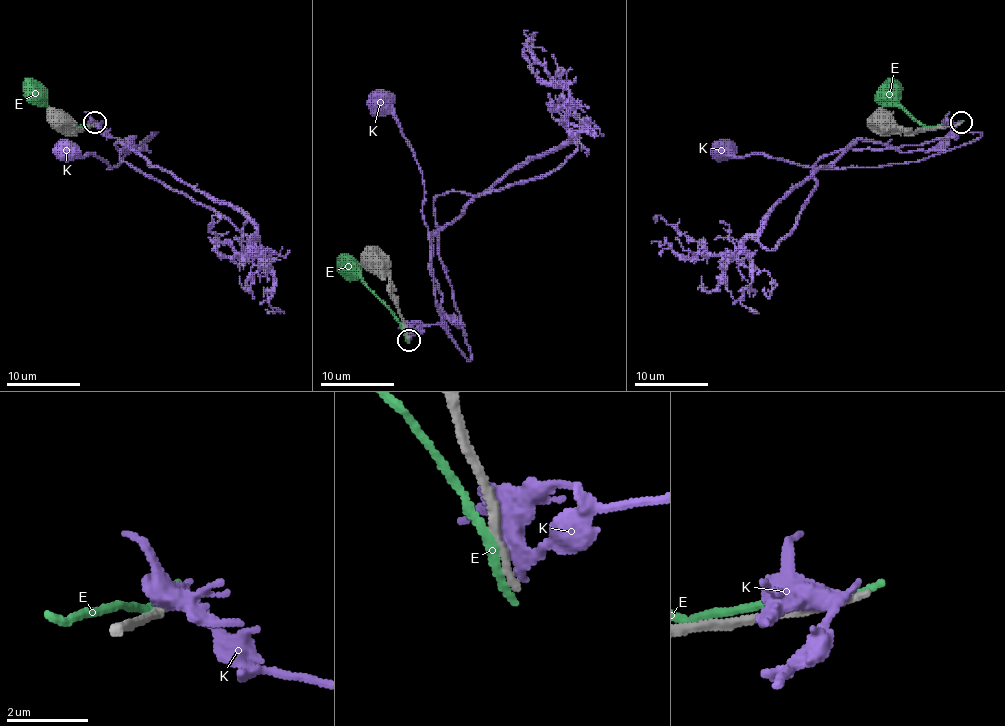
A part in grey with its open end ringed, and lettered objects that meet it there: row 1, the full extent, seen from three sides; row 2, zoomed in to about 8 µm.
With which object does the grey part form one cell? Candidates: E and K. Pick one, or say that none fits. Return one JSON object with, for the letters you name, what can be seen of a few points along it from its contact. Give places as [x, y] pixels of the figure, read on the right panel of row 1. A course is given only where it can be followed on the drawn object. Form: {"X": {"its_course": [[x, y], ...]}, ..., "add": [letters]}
{"add": []}

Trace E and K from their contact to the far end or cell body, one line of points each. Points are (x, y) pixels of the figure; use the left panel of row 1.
E: (91, 124), (67, 126), (27, 78)
K: (93, 124), (123, 139), (125, 152), (117, 139), (125, 148), (156, 132), (108, 169), (95, 154), (65, 150)

